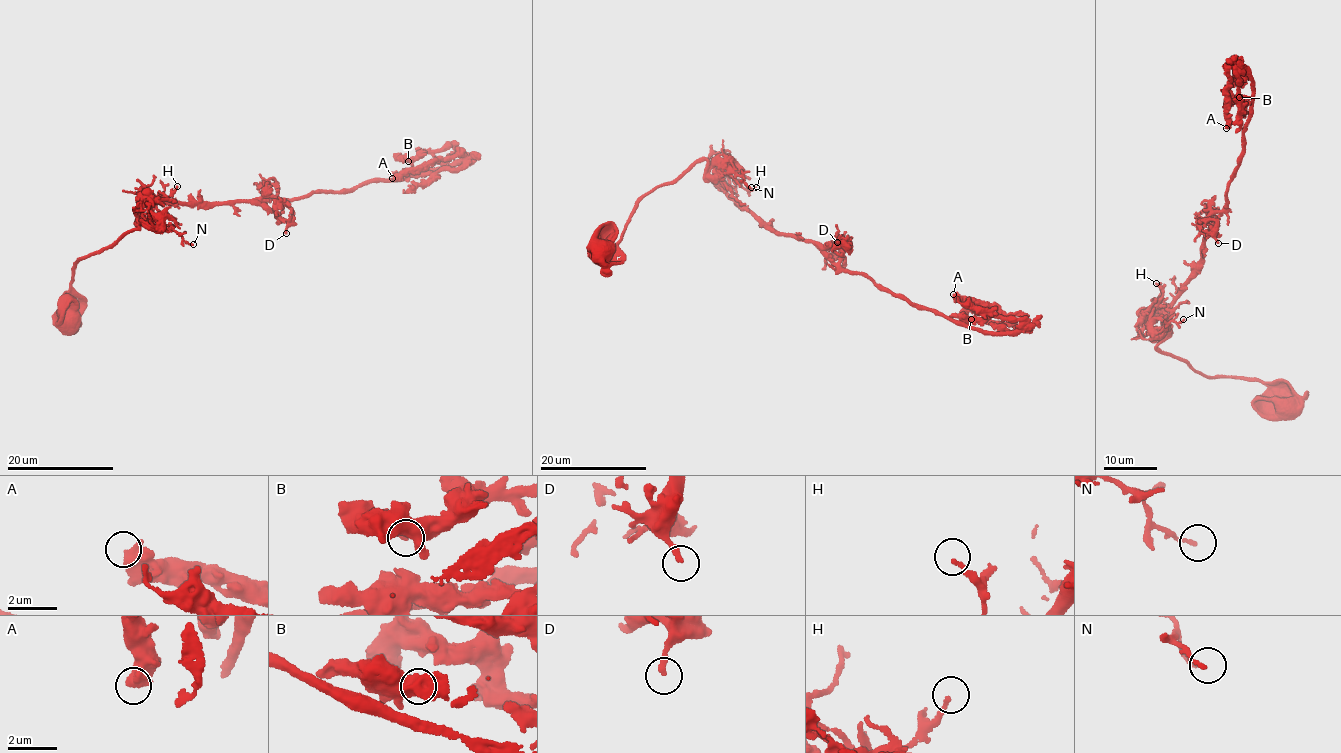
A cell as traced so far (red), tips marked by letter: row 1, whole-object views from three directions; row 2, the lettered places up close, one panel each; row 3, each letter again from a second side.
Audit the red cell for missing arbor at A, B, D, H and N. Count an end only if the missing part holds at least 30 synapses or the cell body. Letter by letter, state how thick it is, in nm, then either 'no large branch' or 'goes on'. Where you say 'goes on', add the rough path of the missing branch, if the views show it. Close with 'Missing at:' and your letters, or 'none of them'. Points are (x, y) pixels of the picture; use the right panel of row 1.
A: calibre 650 nm; no large branch
B: calibre 180 nm; no large branch
D: calibre 220 nm; no large branch
H: calibre 190 nm; no large branch
N: calibre 130 nm; no large branch
Missing at: none of them

